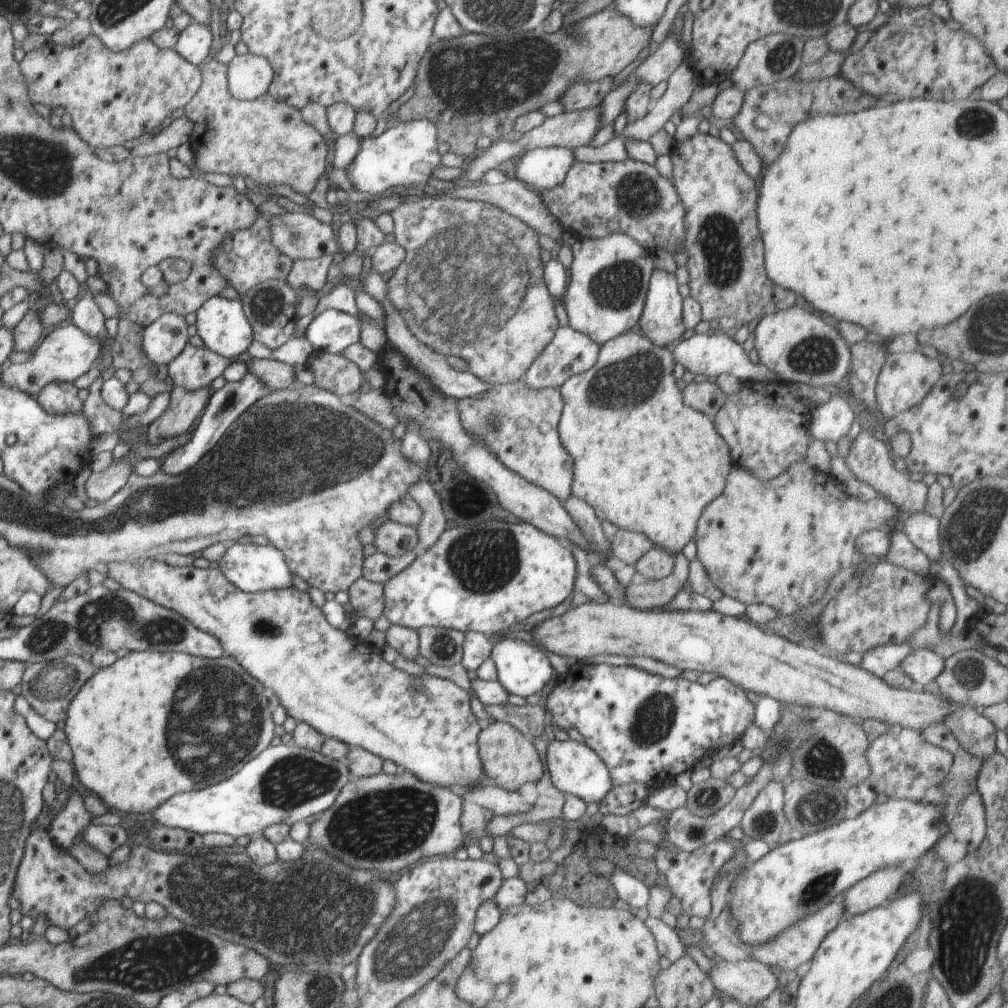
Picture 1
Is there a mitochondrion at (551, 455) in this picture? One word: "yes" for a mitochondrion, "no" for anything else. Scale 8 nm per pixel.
no

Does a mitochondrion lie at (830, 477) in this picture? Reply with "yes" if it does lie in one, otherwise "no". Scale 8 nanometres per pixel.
no

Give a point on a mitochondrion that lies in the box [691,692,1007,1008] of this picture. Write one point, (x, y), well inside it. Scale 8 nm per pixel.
(967, 919)

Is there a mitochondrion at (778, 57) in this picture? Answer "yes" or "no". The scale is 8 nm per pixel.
yes

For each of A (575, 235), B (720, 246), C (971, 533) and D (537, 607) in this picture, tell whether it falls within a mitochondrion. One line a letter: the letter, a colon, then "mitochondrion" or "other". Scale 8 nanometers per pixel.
A: other
B: mitochondrion
C: mitochondrion
D: other

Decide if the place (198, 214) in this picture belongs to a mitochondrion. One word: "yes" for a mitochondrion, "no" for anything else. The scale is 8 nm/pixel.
no

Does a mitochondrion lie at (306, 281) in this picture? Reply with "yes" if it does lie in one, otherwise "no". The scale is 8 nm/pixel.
no

